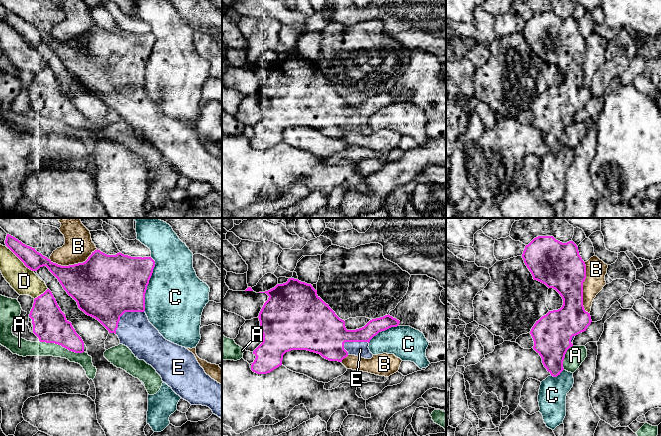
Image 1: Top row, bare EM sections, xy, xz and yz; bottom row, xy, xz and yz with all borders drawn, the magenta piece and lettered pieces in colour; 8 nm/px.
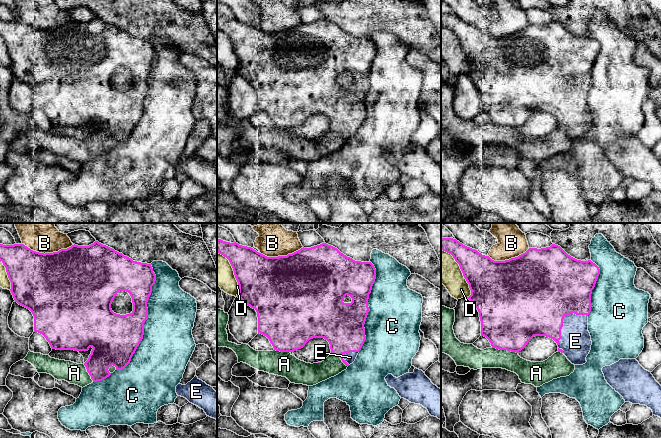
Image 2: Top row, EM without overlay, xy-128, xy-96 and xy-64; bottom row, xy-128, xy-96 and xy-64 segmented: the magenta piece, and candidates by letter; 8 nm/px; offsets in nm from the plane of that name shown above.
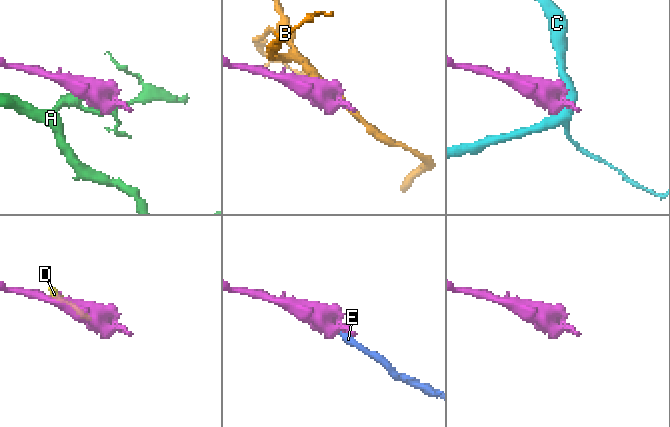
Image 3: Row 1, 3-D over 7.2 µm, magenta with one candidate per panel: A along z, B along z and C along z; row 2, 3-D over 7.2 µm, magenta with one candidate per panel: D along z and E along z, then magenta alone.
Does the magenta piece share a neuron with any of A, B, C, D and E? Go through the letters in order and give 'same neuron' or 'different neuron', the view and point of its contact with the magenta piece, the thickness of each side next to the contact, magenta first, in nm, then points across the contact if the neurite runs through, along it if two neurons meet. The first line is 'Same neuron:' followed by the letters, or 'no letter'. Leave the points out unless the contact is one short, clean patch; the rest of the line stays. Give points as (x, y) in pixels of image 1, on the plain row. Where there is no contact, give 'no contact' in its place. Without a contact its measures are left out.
Same neuron: E
A: different neuron; contact xy (62, 122); calibres 280 and 110 nm
B: different neuron; contact yz (582, 64); calibres 360 and 170 nm
C: different neuron; contact xy (148, 59); calibres 460 and 480 nm
D: different neuron; contact xy (21, 36); calibres 150 and 220 nm
E: same neuron; contact xy (124, 88); calibres 500 and 280 nm; way xy (107, 62), (118, 73), (124, 88), (134, 106)

